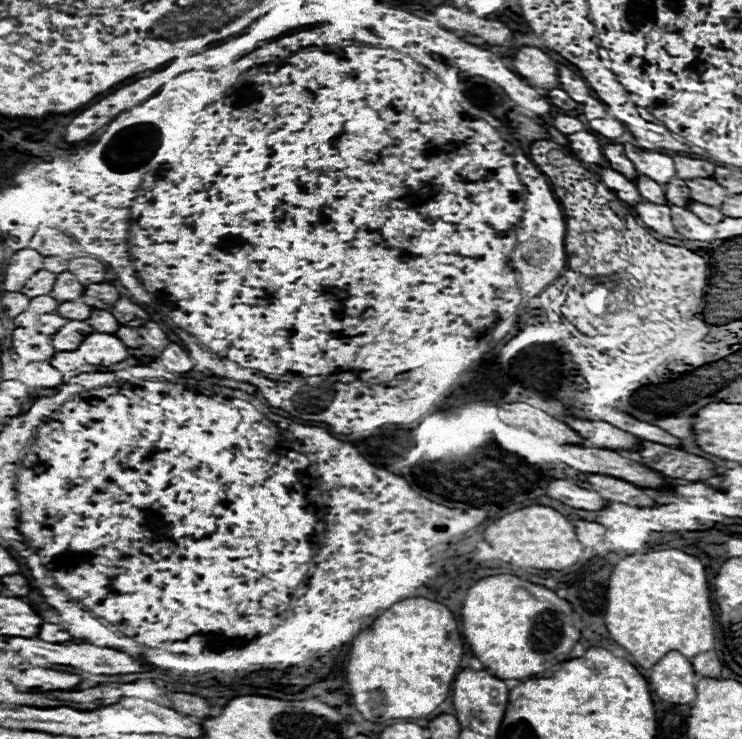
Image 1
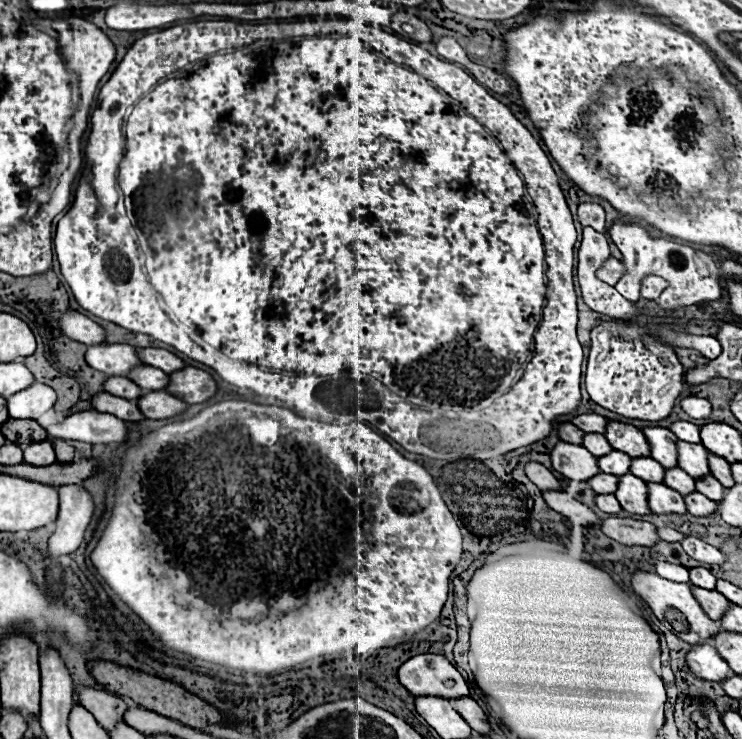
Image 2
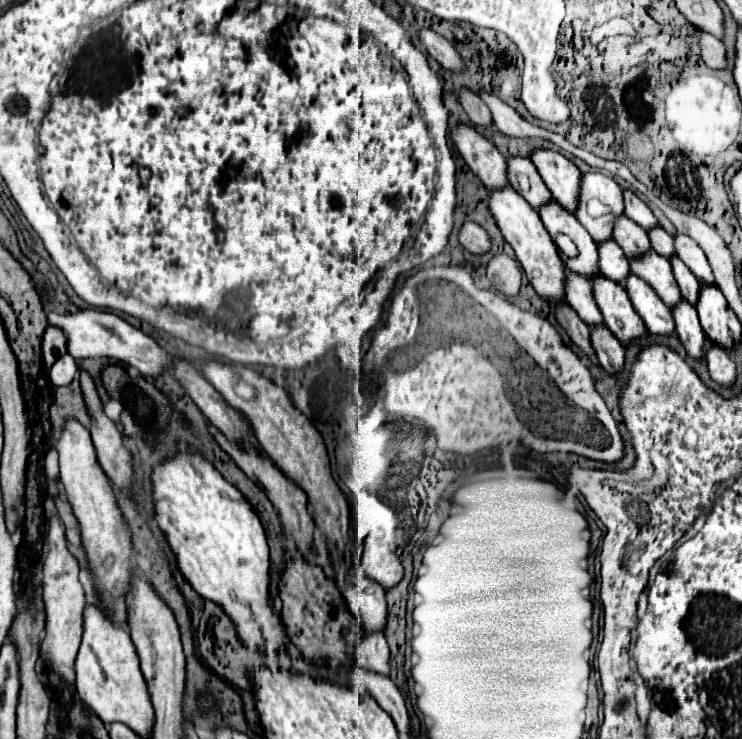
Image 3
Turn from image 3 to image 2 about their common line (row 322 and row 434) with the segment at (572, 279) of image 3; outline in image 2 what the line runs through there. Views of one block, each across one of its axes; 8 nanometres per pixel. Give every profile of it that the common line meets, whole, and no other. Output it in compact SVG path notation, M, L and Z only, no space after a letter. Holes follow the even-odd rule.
M586 434L584 436L584 448L588 448L594 456L604 456L612 450L612 446L604 438L604 434Z

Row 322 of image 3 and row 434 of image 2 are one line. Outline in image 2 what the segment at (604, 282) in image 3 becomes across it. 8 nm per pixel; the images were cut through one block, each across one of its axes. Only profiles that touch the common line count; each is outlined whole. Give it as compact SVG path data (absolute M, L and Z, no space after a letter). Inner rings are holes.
M608 422L606 426L606 434L608 442L612 444L614 450L620 450L632 458L636 456L650 456L650 444L644 438L642 430L630 426L630 424L622 424L622 422Z

